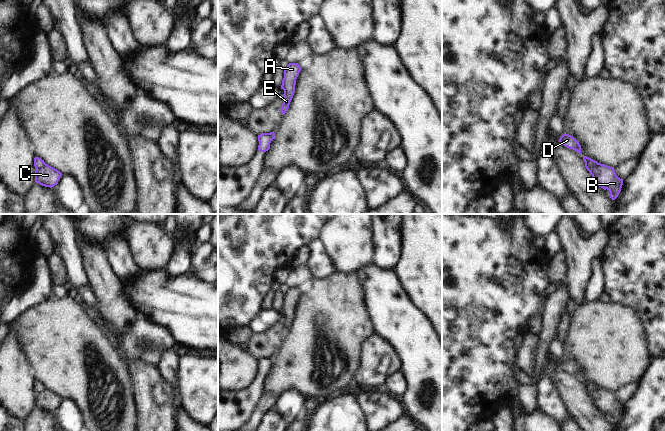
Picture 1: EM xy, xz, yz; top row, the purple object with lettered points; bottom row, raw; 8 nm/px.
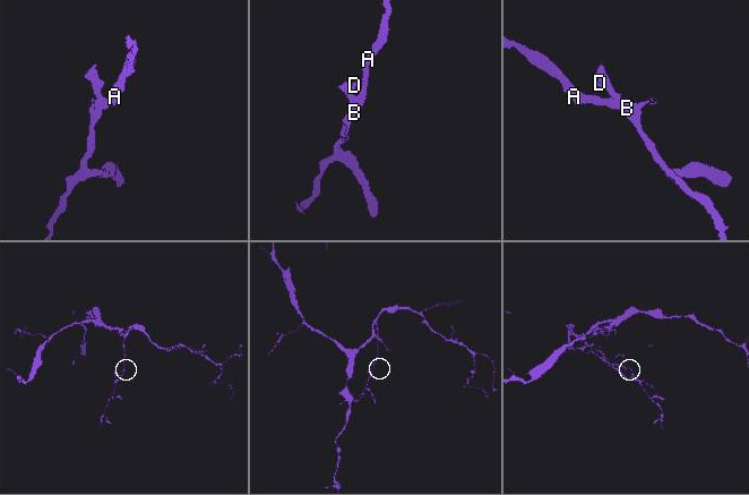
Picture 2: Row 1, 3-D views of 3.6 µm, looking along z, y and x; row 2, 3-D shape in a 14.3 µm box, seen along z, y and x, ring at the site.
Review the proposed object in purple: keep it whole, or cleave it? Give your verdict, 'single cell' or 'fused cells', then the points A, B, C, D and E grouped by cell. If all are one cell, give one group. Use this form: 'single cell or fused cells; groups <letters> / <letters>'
fused cells; groups A B C E / D

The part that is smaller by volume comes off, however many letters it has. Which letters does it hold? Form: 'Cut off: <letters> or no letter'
Cut off: D

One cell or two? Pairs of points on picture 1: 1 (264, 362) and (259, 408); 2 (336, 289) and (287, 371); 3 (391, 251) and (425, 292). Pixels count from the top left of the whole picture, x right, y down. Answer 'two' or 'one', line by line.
1: two
2: one
3: two

